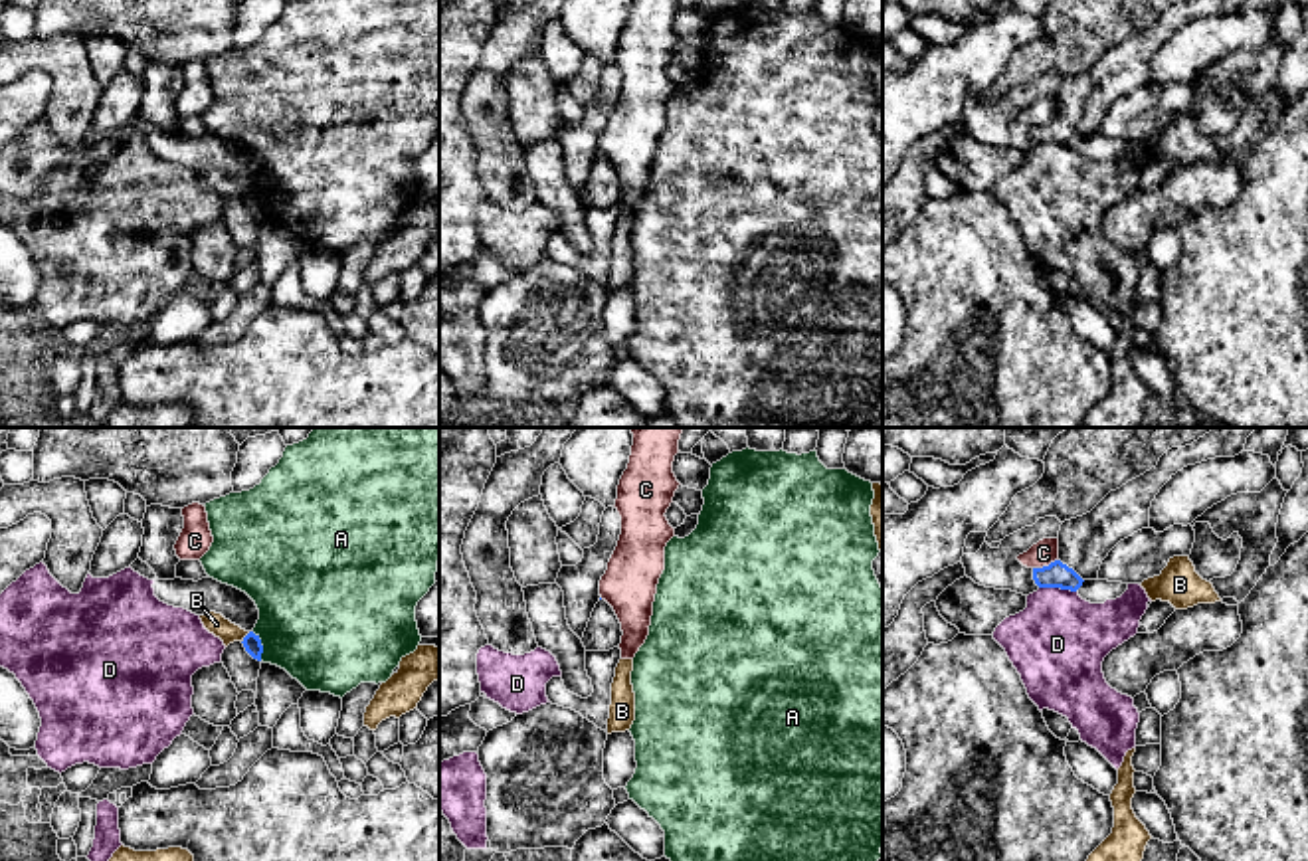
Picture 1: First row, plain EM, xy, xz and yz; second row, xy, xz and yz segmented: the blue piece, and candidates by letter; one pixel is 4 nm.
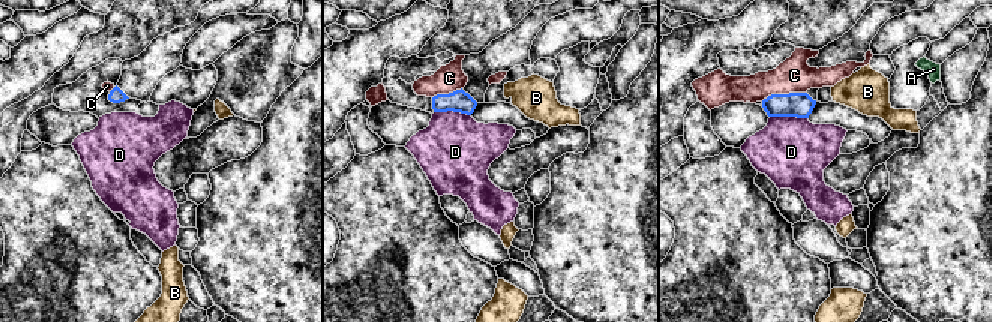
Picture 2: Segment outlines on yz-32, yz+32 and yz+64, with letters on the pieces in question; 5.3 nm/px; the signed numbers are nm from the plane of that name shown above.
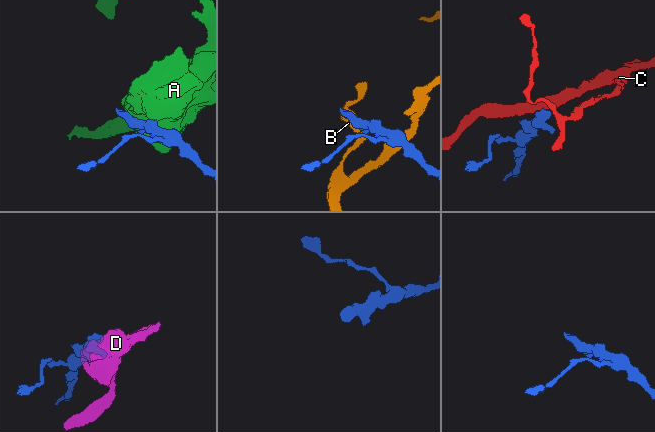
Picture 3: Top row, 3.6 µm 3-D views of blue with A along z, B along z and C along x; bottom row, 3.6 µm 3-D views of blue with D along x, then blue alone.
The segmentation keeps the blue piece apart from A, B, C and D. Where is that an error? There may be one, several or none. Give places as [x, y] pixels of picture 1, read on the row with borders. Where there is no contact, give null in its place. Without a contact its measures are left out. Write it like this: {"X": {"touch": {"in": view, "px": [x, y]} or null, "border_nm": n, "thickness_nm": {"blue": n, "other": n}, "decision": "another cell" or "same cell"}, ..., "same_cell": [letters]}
{"A": {"touch": {"in": "xy", "px": [262, 646]}, "border_nm": 130, "thickness_nm": {"blue": 70, "other": 480}, "decision": "another cell"}, "B": {"touch": {"in": "xy", "px": [244, 638]}, "border_nm": 60, "thickness_nm": {"blue": 70, "other": 90}, "decision": "another cell"}, "C": {"touch": {"in": "yz", "px": [1045, 567]}, "border_nm": 110, "thickness_nm": {"blue": 110, "other": 100}, "decision": "another cell"}, "D": {"touch": {"in": "yz", "px": [1057, 586]}, "border_nm": 150, "thickness_nm": {"blue": 110, "other": 400}, "decision": "another cell"}, "same_cell": []}

